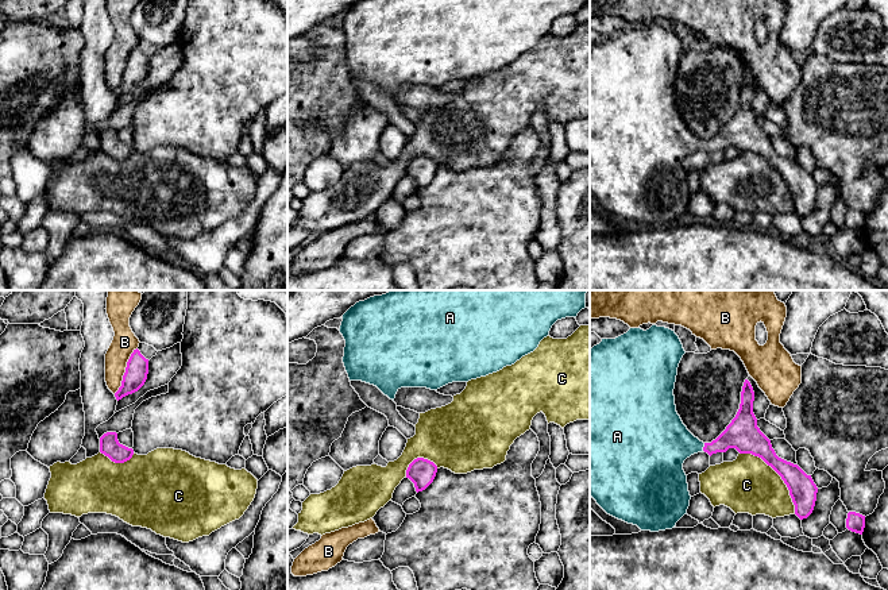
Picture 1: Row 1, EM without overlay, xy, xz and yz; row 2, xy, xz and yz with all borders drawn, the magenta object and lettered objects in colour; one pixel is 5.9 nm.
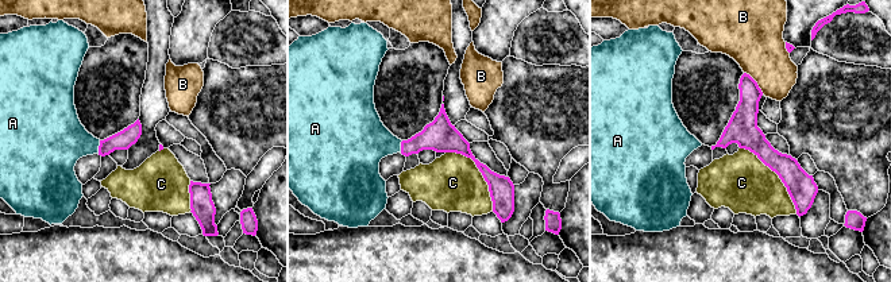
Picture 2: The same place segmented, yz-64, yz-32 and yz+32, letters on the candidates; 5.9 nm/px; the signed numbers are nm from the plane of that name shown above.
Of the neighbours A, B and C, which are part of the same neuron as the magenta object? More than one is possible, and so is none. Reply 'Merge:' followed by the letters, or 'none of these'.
Merge: A

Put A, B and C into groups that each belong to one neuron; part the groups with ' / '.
A / B / C

